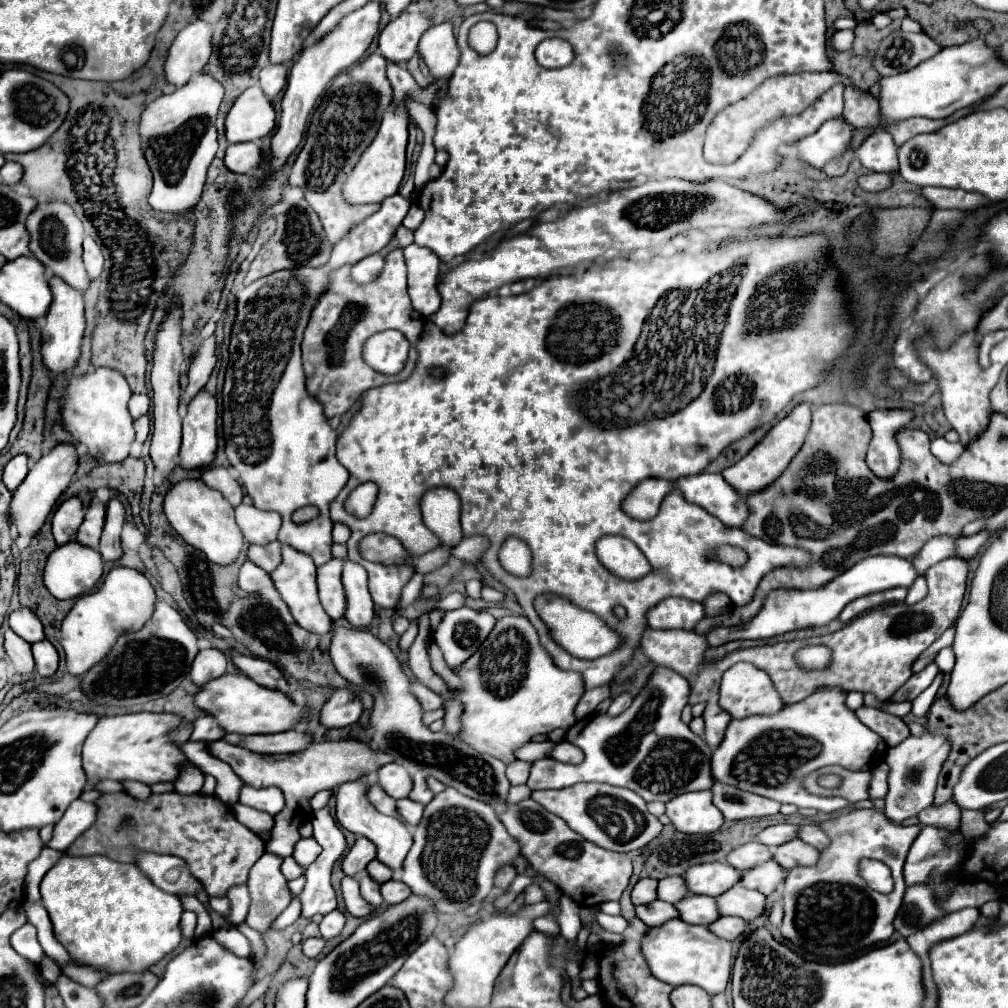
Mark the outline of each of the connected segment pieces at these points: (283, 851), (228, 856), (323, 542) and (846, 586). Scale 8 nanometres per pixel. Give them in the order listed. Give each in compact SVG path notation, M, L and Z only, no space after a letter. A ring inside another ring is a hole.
M359 738L315 742L303 752L295 752L295 754L257 754L257 752L249 752L247 748L229 744L225 740L217 740L217 742L209 742L209 752L213 752L213 756L217 756L219 760L227 762L245 784L251 784L255 788L267 788L267 786L281 788L287 806L281 814L277 814L275 828L271 830L271 840L267 842L267 850L275 852L281 858L293 854L293 846L301 838L299 826L305 820L309 820L309 816L313 814L309 802L319 790L329 790L343 782L359 780L361 776L377 772L385 762L387 764L393 762L393 756L381 752L381 748L371 746L371 742L361 742Z
M117 792L103 794L95 804L99 806L97 822L67 848L67 854L103 854L117 862L133 862L137 848L173 854L187 862L193 876L201 880L209 896L221 898L227 896L229 888L247 884L251 866L265 852L265 842L241 822L237 822L233 810L229 810L215 796L181 796L171 792L151 794L147 800L137 800L127 792Z
M413 191L408 198L400 193L385 198L381 210L371 214L361 224L353 226L347 236L343 236L335 246L331 260L323 268L297 268L275 272L273 276L261 278L249 286L245 286L237 294L237 318L231 330L231 346L229 346L229 366L225 372L225 388L223 388L223 436L225 436L225 454L231 466L237 470L239 478L245 484L247 494L253 498L253 504L261 510L275 510L283 518L283 526L279 530L279 542L289 544L295 550L309 554L317 566L331 560L331 528L333 522L329 518L329 502L339 494L339 490L347 482L347 470L335 458L335 432L325 422L323 406L317 404L313 396L305 390L305 374L301 368L301 338L303 330L309 322L309 314L321 296L329 288L329 272L343 266L355 264L361 258L379 252L385 244L391 242L395 230L399 228L410 207L416 202L417 192ZM303 506L317 506L319 516L305 522L295 524L291 514Z
M873 556L859 560L853 568L845 570L841 576L833 578L825 588L817 590L793 590L793 588L777 588L769 592L765 598L765 604L761 606L761 612L747 620L745 624L737 624L737 628L715 628L705 634L709 646L721 646L729 640L759 640L759 638L771 638L779 636L791 630L799 628L811 628L811 626L825 626L833 618L839 616L839 612L855 598L871 594L871 592L881 592L897 586L909 588L913 580L917 578L915 568L911 566L909 560L897 558L897 556Z

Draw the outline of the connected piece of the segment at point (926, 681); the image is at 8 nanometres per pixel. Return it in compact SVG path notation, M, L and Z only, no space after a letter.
M927 664L921 672L917 672L917 674L913 674L901 688L899 688L899 692L893 696L893 702L905 702L905 700L915 700L931 682L933 682L933 678L937 676L937 672L939 672L939 668L937 668L937 664Z

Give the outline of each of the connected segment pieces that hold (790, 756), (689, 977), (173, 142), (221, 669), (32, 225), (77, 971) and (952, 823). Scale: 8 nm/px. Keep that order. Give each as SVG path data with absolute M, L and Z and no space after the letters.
M825 688L821 692L815 692L813 696L807 696L805 700L797 704L783 706L781 712L775 712L773 716L747 716L745 720L733 718L725 732L725 744L713 752L711 770L713 778L717 782L733 784L741 790L777 800L781 804L795 804L799 808L815 808L819 812L835 812L849 804L831 804L831 800L821 800L821 796L811 796L801 786L801 778L813 770L819 770L827 764L845 764L849 770L871 770L877 764L885 760L887 744L881 736L877 736L873 730L869 730L865 724L859 722L853 710L847 708L845 698L847 690L843 688Z
M679 918L667 920L665 924L647 930L647 934L641 938L641 952L645 952L645 960L649 960L649 970L653 970L653 976L673 986L695 984L713 996L725 992L731 978L731 942L721 940L709 932L707 926L693 926Z
M195 74L173 94L153 100L139 124L145 158L153 170L153 192L149 204L159 212L193 212L201 198L205 174L217 152L217 112L223 100L223 86L209 74Z
M209 648L209 650L199 650L199 654L193 660L191 666L191 680L201 686L207 684L209 680L215 680L217 676L225 674L225 666L227 666L227 658L223 652Z
M53 200L53 202L45 204L43 208L35 208L33 214L27 218L27 230L31 234L29 248L31 248L33 256L45 266L47 276L57 276L57 278L65 280L71 288L77 288L77 292L87 292L91 280L85 272L83 258L81 258L83 224L75 216L73 208L63 200Z
M73 964L65 966L65 968L61 970L61 974L69 976L71 980L75 980L75 982L79 982L79 984L83 984L83 986L89 986L89 988L95 988L101 980L105 980L105 978L109 976L107 972L101 972L101 970L97 970L97 968L89 968L89 966L77 968L77 966L73 966Z
M953 800L941 804L941 806L937 806L937 808L933 808L933 806L925 808L923 812L917 814L919 822L925 824L925 826L927 826L927 824L937 824L937 826L943 826L943 828L957 828L957 826L959 826L959 820L961 820L961 812L959 812L959 808L957 808L955 804L951 804L951 802L953 802Z

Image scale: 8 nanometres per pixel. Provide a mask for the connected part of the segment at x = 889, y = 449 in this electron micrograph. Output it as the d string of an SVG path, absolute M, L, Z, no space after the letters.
M873 410L867 414L867 420L873 428L867 464L877 476L893 478L893 474L899 468L899 448L895 442L895 434L901 426L907 426L913 420L913 410Z

